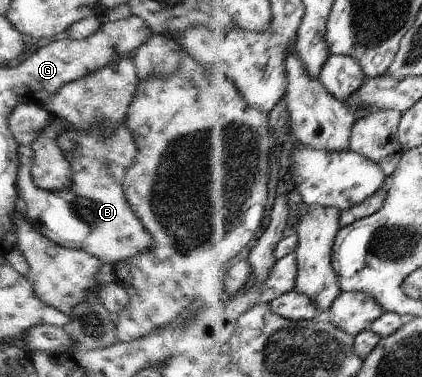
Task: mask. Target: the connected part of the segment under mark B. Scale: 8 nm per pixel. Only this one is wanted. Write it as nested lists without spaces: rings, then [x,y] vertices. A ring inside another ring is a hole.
[[[126,120],[116,129],[92,129],[80,133],[74,126],[58,135],[58,145],[72,168],[72,178],[64,191],[38,188],[32,177],[34,152],[19,146],[17,189],[23,216],[32,227],[54,243],[71,250],[82,250],[97,257],[104,264],[115,264],[154,247],[154,237],[144,229],[140,219],[132,213],[126,199],[123,181],[138,155],[134,135]]]

